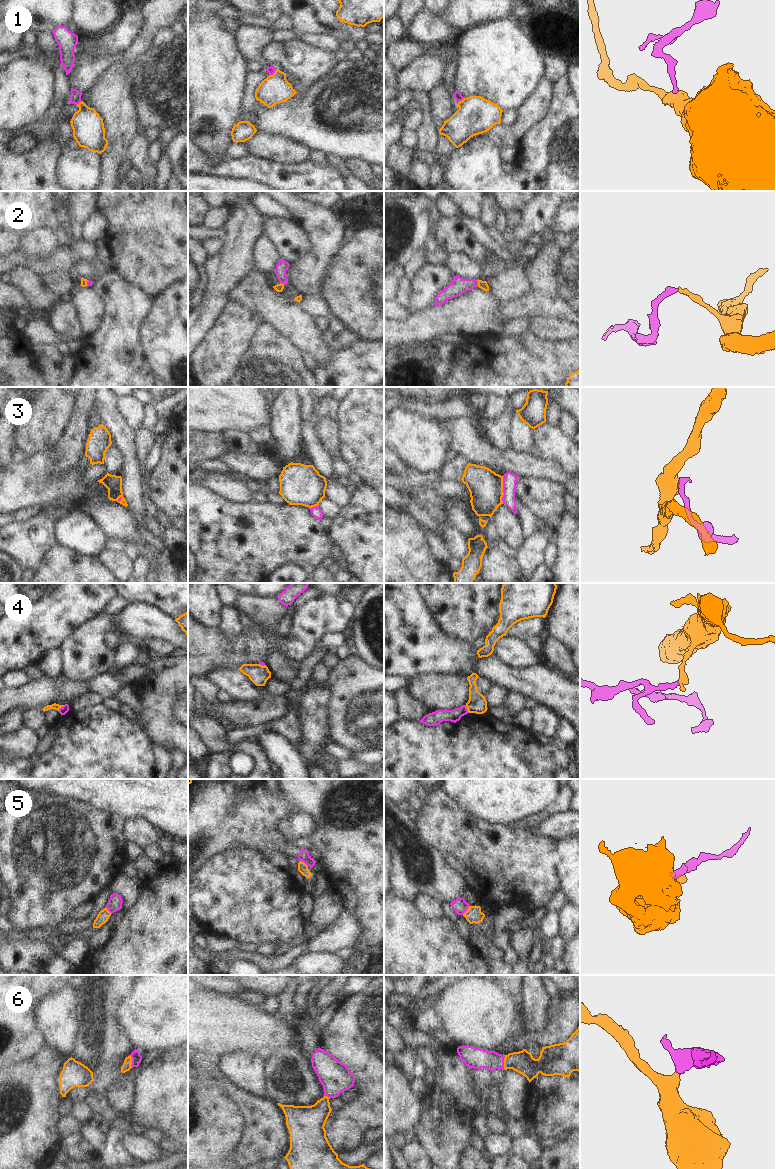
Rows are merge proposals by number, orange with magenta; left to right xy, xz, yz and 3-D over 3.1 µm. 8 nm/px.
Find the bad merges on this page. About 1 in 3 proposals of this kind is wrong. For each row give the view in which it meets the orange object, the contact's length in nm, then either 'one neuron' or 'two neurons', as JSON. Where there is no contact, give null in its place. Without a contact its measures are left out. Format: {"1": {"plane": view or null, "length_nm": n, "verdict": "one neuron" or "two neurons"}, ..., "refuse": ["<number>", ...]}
{"1": {"plane": "xz", "length_nm": 80, "verdict": "two neurons"}, "2": {"plane": "yz", "length_nm": 50, "verdict": "two neurons"}, "3": {"plane": "yz", "length_nm": 220, "verdict": "two neurons"}, "4": {"plane": "yz", "length_nm": 70, "verdict": "two neurons"}, "5": {"plane": "xz", "length_nm": 90, "verdict": "two neurons"}, "6": {"plane": "yz", "length_nm": 110, "verdict": "one neuron"}, "refuse": ["1", "2", "3", "4", "5"]}

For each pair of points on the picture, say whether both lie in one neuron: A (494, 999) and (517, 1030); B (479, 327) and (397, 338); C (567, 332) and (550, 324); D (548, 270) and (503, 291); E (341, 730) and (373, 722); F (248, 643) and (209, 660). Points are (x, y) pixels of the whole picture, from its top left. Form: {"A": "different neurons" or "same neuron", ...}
{"A": "different neurons", "B": "same neuron", "C": "same neuron", "D": "different neurons", "E": "same neuron", "F": "same neuron"}

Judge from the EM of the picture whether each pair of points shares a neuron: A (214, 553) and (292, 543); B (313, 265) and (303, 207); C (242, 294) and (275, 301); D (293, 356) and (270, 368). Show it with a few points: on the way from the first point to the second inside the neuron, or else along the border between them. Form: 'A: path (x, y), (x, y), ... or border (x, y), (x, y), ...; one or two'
A: path (233, 545), (273, 543); one
B: path (319, 251), (319, 225), (316, 222); one
C: path (250, 295), (259, 295), (267, 301); one
D: path (287, 357), (276, 365); one

